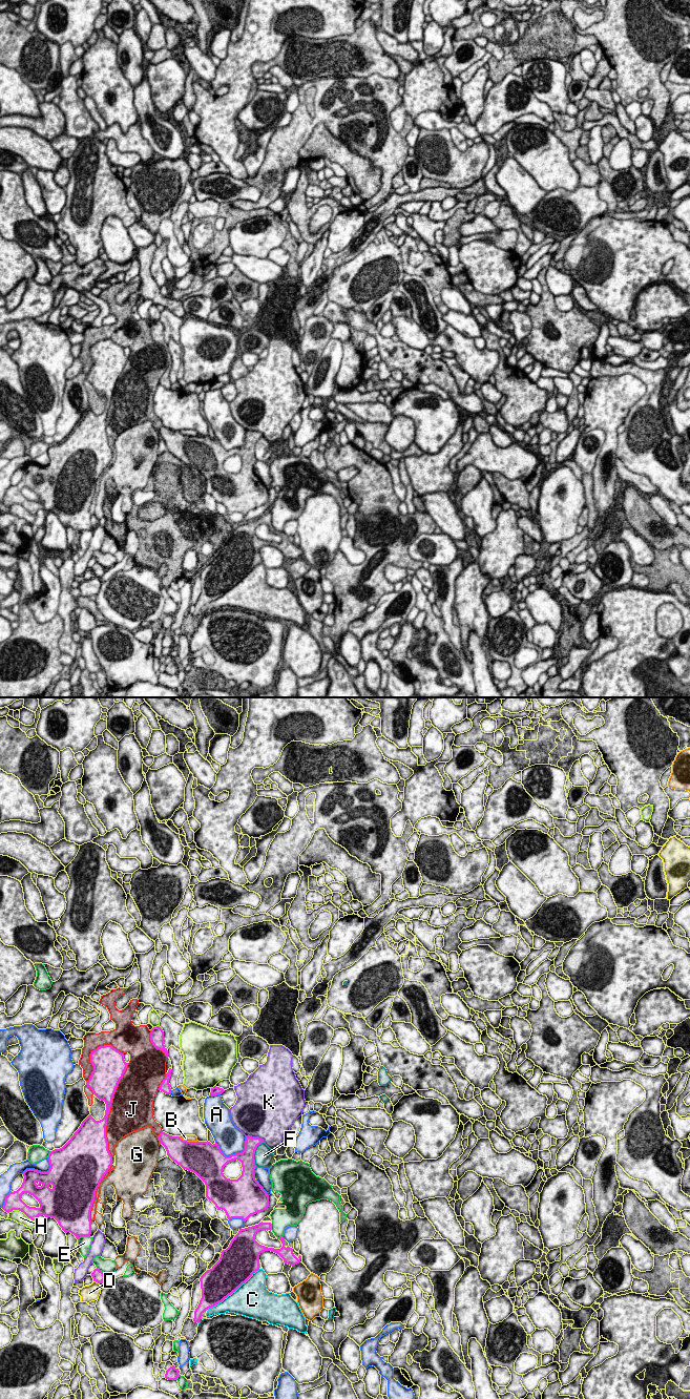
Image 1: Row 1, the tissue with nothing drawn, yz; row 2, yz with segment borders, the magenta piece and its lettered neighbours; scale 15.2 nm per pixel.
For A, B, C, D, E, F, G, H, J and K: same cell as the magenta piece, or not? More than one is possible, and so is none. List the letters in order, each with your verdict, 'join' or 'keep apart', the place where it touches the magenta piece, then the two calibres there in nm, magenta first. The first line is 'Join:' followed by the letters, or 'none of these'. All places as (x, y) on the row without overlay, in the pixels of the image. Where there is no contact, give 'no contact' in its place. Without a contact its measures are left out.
Join: none of these
A: keep apart; meets magenta in yz at (235, 447); 220 nm thick on the magenta side, 400 nm on the other
B: keep apart; meets magenta in yz at (188, 436); 460 nm thick on the magenta side, 100 nm on the other
C: keep apart; meets magenta in yz at (233, 585); 500 nm thick on the magenta side, 460 nm on the other
D: keep apart; meets magenta in yz at (97, 576); 170 nm thick on the magenta side, 260 nm on the other
E: keep apart; meets magenta in yz at (83, 529); 420 nm thick on the magenta side, 200 nm on the other
F: keep apart; meets magenta in yz at (254, 446); 220 nm thick on the magenta side, 280 nm on the other
G: keep apart; meets magenta in yz at (159, 434); 280 nm thick on the magenta side, 460 nm on the other
H: keep apart; meets magenta in yz at (22, 505); 260 nm thick on the magenta side, 180 nm on the other
J: keep apart; meets magenta in yz at (109, 404); 220 nm thick on the magenta side, 480 nm on the other
K: keep apart; meets magenta in yz at (255, 432); 200 nm thick on the magenta side, 480 nm on the other

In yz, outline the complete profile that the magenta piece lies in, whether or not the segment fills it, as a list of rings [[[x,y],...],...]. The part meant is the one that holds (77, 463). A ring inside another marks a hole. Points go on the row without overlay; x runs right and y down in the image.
[[[111,339],[100,340],[91,346],[90,357],[93,360],[93,366],[86,379],[99,394],[105,396],[104,412],[96,415],[89,409],[62,442],[50,445],[48,450],[49,464],[41,466],[35,463],[26,463],[22,467],[24,473],[21,481],[17,485],[11,485],[3,499],[5,506],[19,504],[32,515],[37,515],[39,509],[55,513],[65,527],[70,526],[77,534],[91,528],[90,505],[96,485],[112,459],[112,451],[108,444],[106,432],[107,412],[116,383],[128,359],[124,354],[124,348]],[[23,487],[33,489],[39,496],[40,501],[27,500],[21,494]]]

